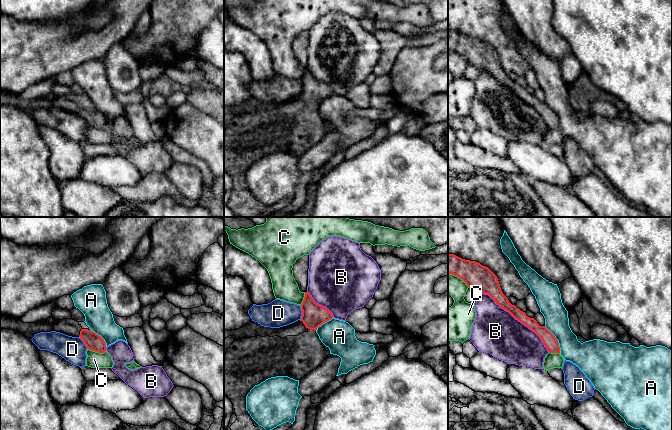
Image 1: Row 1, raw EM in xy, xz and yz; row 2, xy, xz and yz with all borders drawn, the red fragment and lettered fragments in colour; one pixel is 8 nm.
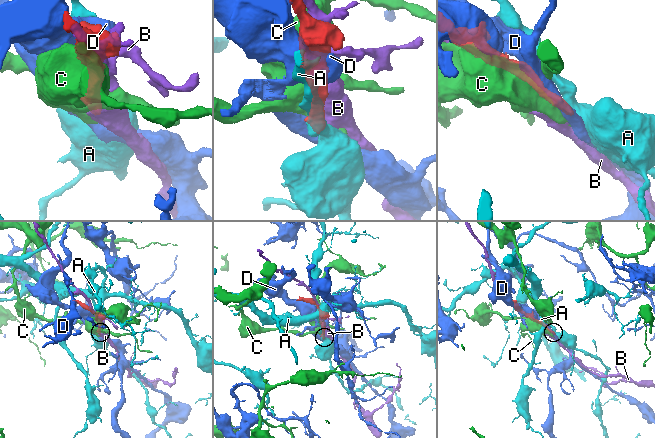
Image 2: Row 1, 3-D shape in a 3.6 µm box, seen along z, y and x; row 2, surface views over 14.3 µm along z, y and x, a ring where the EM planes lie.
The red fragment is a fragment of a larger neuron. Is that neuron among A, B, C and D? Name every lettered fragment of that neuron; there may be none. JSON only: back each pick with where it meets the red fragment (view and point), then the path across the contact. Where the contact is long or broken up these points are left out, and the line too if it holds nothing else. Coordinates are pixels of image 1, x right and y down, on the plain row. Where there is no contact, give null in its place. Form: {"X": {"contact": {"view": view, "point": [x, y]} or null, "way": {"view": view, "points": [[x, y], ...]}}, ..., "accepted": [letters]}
{"accepted": []}

